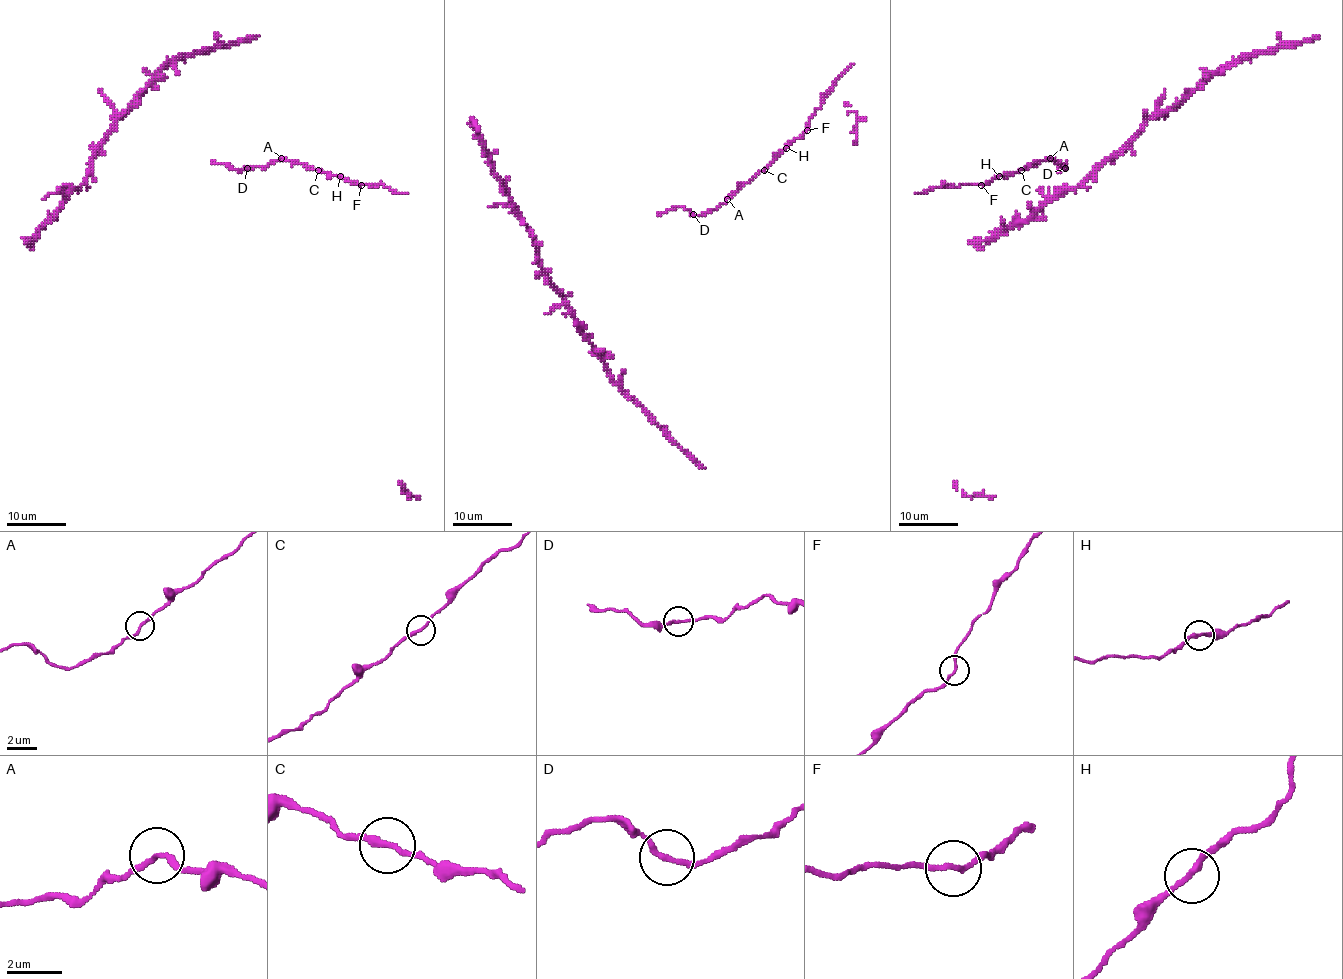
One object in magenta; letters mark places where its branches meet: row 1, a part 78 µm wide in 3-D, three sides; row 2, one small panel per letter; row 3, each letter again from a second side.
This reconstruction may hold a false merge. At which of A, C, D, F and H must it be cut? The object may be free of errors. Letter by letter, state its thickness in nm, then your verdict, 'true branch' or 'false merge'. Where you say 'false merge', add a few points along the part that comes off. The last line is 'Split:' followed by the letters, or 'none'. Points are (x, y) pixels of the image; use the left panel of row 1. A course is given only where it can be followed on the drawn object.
A: calibre 180 nm; true branch
C: calibre 200 nm; true branch
D: calibre 190 nm; true branch
F: calibre 180 nm; true branch
H: calibre 200 nm; true branch
Split: none

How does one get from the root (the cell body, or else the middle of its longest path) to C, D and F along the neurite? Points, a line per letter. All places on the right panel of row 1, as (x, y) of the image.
C: (1043, 161), (1036, 161), (1021, 170)
D: (1043, 161), (1051, 158), (1066, 169)
F: (1043, 161), (1036, 161), (1027, 169), (1009, 175), (996, 176), (981, 185)

